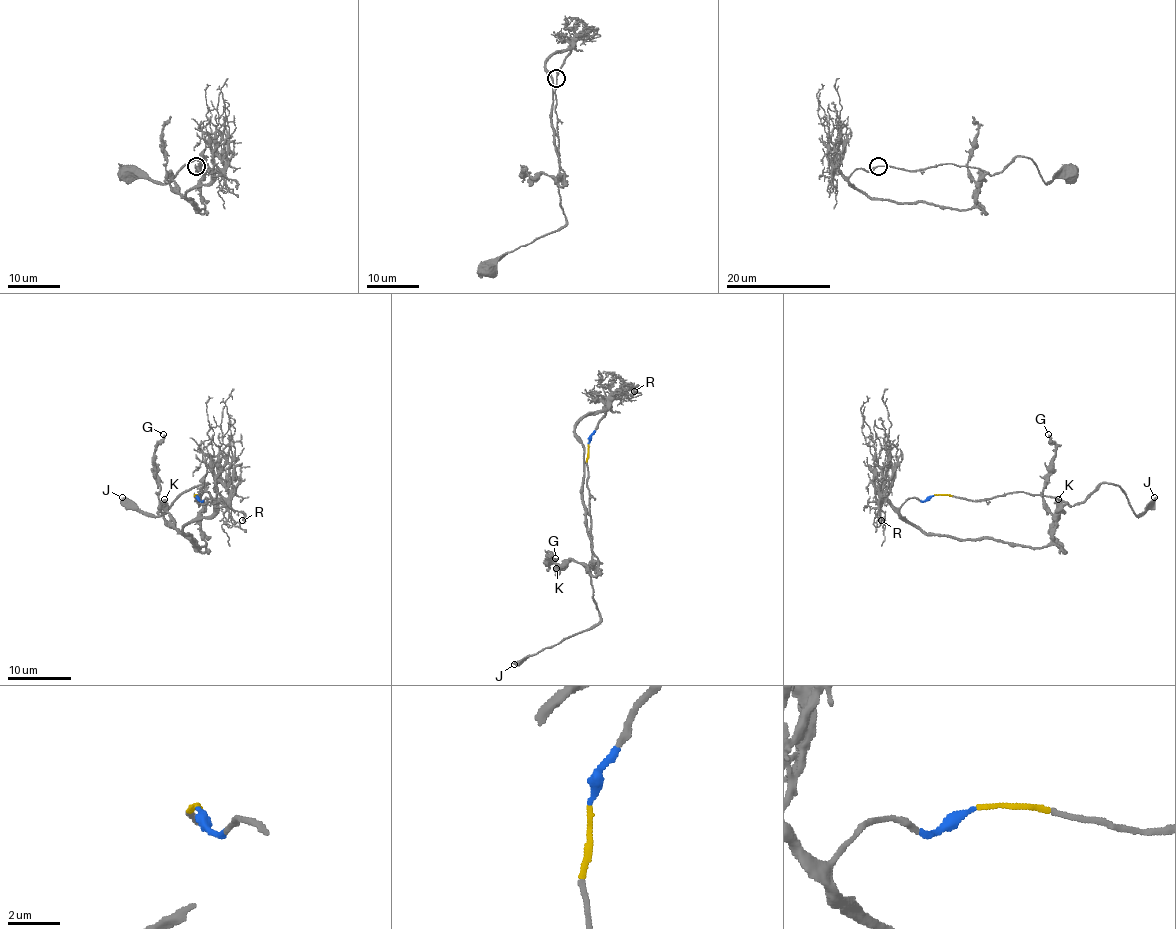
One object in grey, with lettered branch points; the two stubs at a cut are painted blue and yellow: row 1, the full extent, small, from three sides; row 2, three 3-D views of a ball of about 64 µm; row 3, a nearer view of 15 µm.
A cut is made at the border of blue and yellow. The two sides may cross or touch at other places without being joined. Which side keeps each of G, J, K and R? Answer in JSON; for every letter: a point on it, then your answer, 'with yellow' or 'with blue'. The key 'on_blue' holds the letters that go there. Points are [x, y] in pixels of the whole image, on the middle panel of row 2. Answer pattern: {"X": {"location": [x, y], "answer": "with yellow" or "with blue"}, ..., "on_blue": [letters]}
{"G": {"location": [555, 558], "answer": "with blue"}, "J": {"location": [514, 664], "answer": "with yellow"}, "K": {"location": [556, 568], "answer": "with blue"}, "R": {"location": [634, 391], "answer": "with blue"}, "on_blue": ["G", "K", "R"]}

